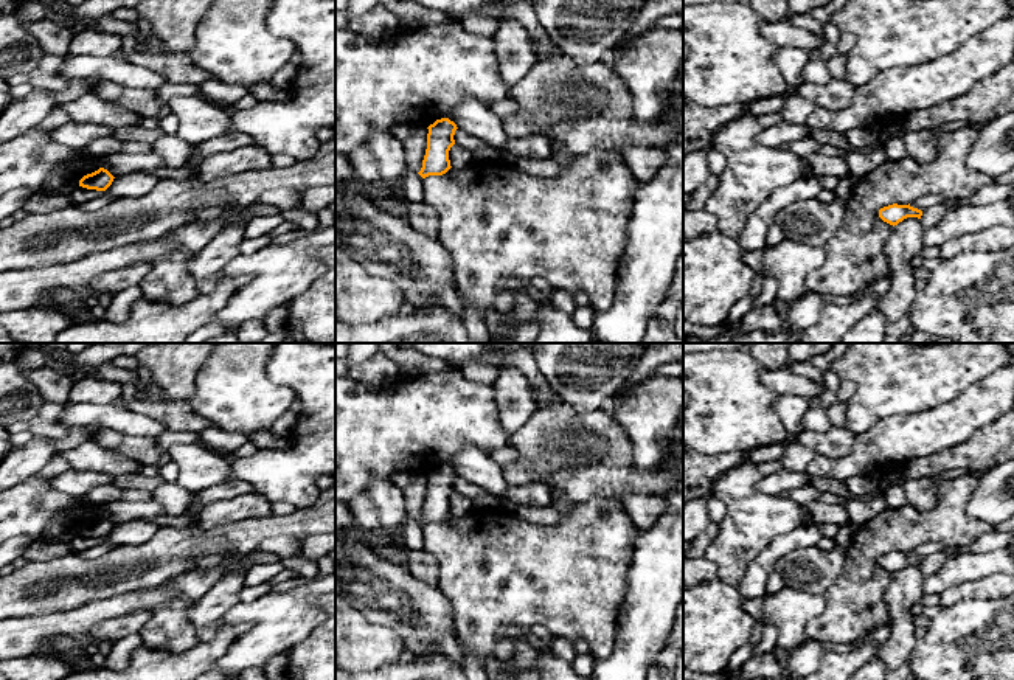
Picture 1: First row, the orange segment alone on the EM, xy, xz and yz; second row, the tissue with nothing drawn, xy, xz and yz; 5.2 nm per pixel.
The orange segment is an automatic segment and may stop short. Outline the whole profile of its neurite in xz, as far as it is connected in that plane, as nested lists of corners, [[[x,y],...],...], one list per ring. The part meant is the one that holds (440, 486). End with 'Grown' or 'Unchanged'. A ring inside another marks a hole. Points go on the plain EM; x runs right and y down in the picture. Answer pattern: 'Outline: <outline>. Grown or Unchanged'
Outline: [[[441,466],[427,477],[427,497],[422,515],[418,520],[422,526],[429,523],[443,523],[452,515],[449,498],[455,492],[453,483],[458,475],[449,466]]]. Unchanged

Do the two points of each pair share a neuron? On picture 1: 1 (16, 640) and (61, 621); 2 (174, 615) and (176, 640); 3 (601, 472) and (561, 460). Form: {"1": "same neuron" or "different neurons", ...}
{"1": "same neuron", "2": "same neuron", "3": "same neuron"}

